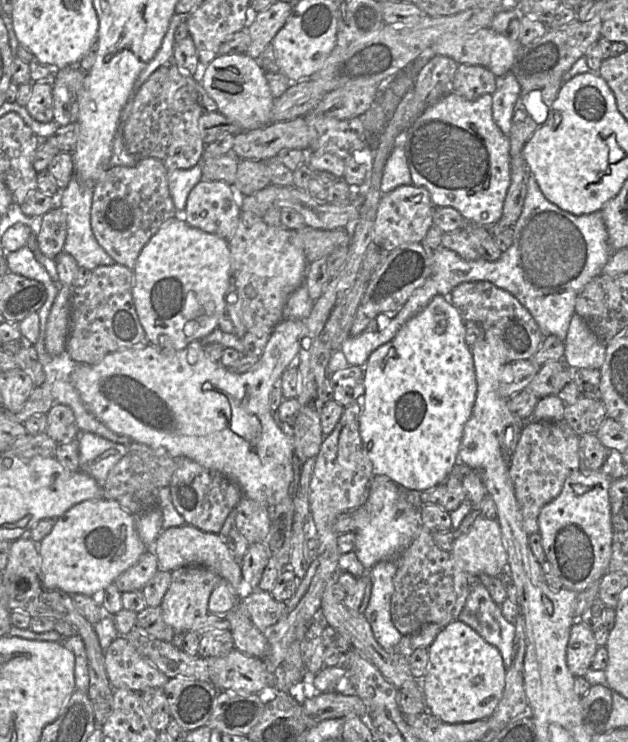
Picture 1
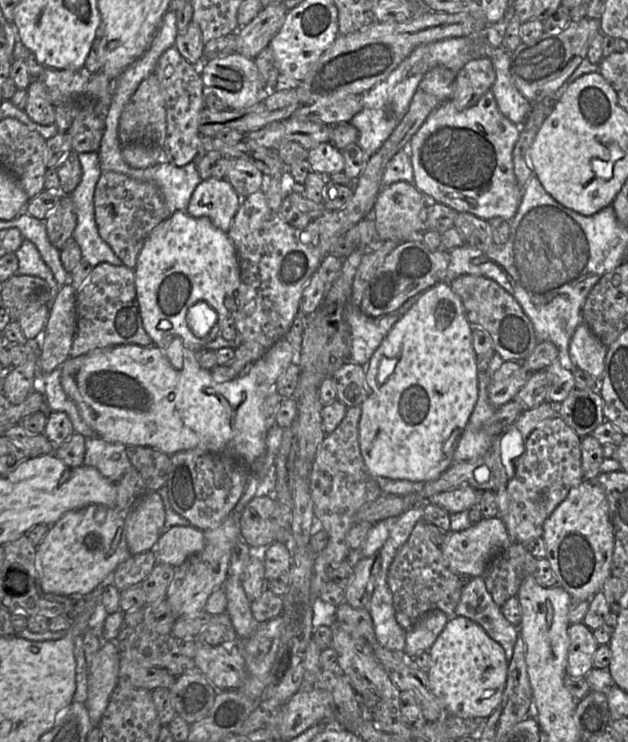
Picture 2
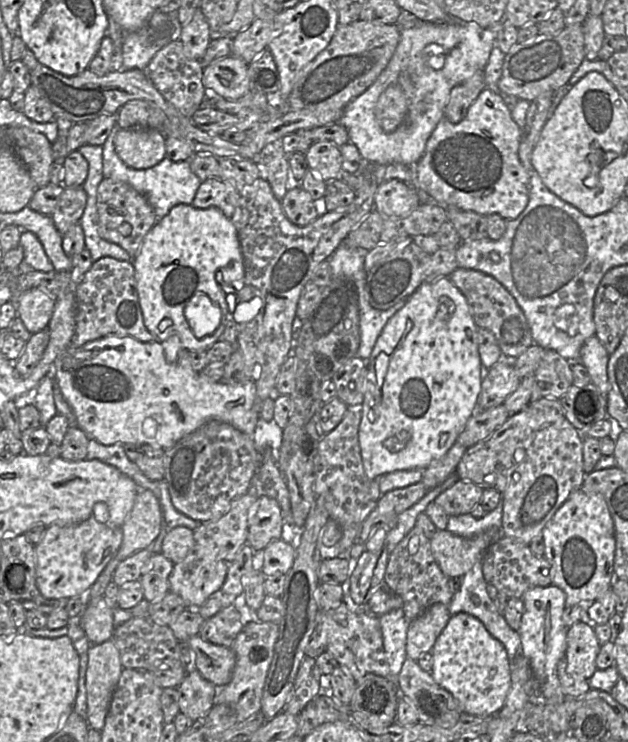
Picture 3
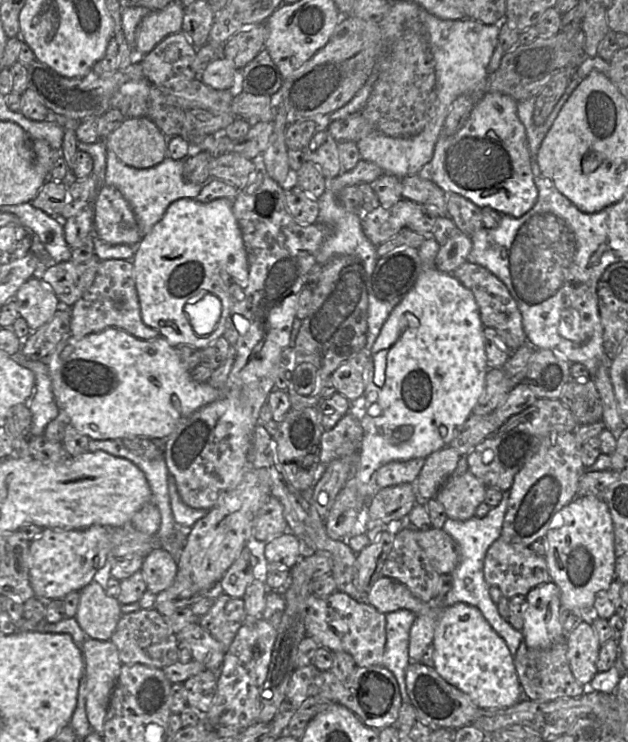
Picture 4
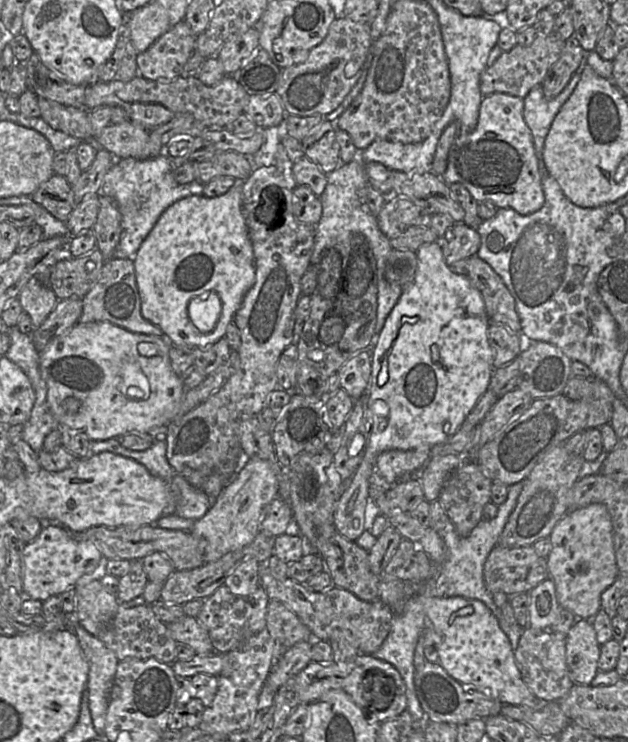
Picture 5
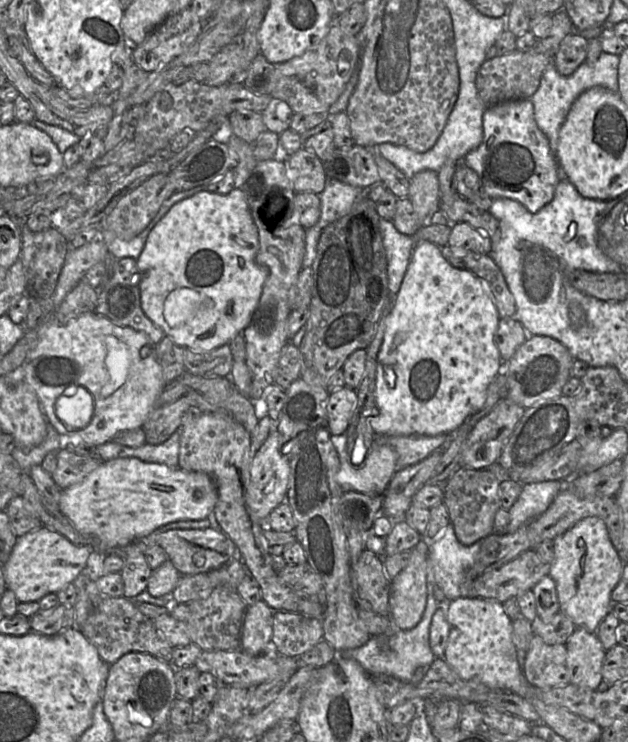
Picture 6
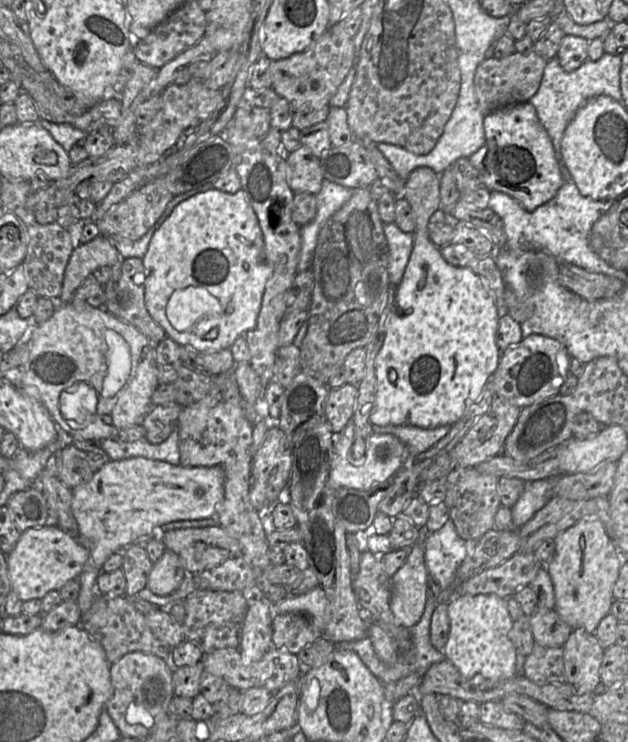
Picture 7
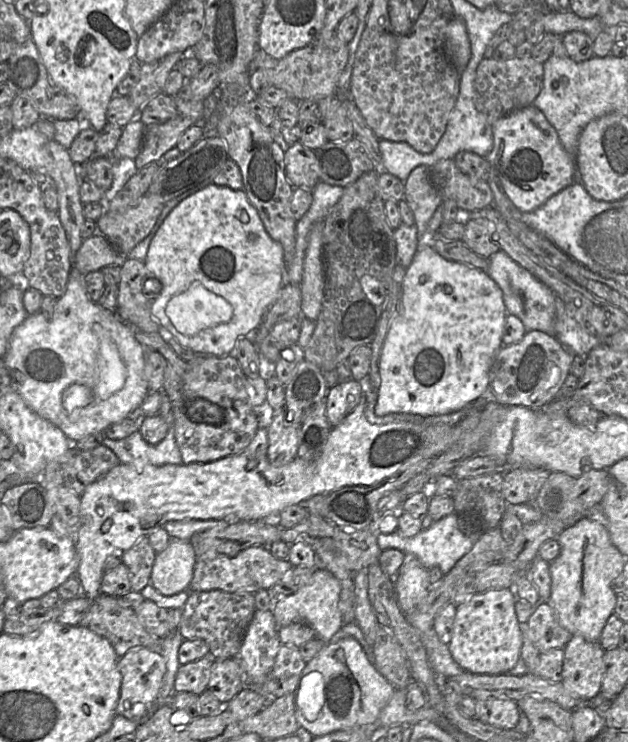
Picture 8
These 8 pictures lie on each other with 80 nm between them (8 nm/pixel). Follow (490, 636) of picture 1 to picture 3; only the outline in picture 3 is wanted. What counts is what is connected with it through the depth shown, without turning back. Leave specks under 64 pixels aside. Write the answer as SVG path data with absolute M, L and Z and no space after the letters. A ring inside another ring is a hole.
M478 560L457 582L457 590L448 609L451 615L465 612L478 618L488 632L503 644L510 663L521 653L520 634L508 625L488 595L482 560Z

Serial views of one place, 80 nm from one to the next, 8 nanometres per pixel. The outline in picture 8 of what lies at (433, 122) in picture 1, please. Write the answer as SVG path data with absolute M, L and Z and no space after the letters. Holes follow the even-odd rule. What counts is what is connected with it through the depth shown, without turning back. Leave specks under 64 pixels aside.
M533 105L527 106L500 118L492 125L492 132L493 148L485 157L491 165L491 178L501 184L503 191L521 212L537 209L549 198L574 183L571 158L563 147L555 128L538 108Z

